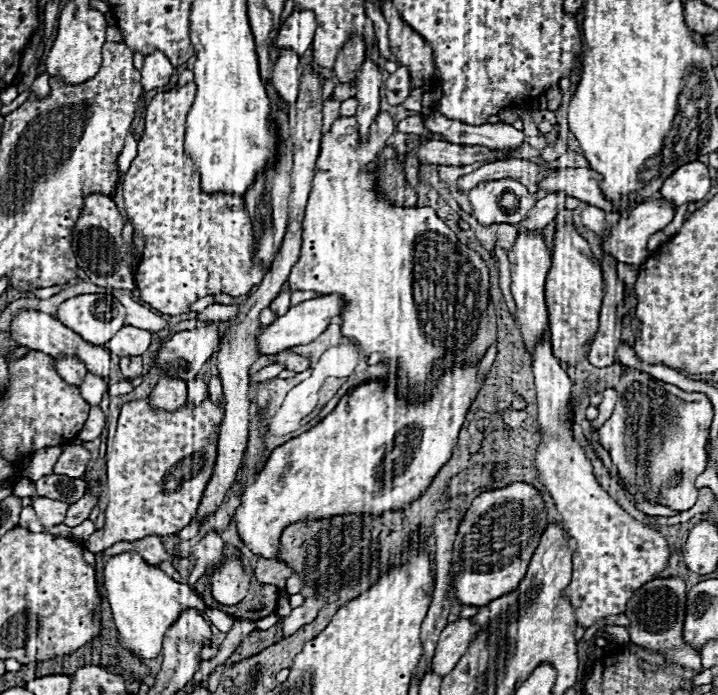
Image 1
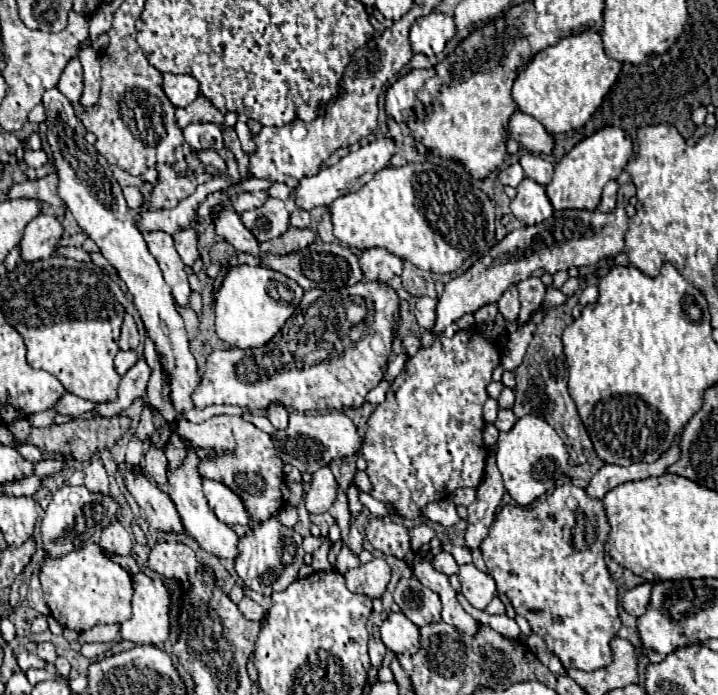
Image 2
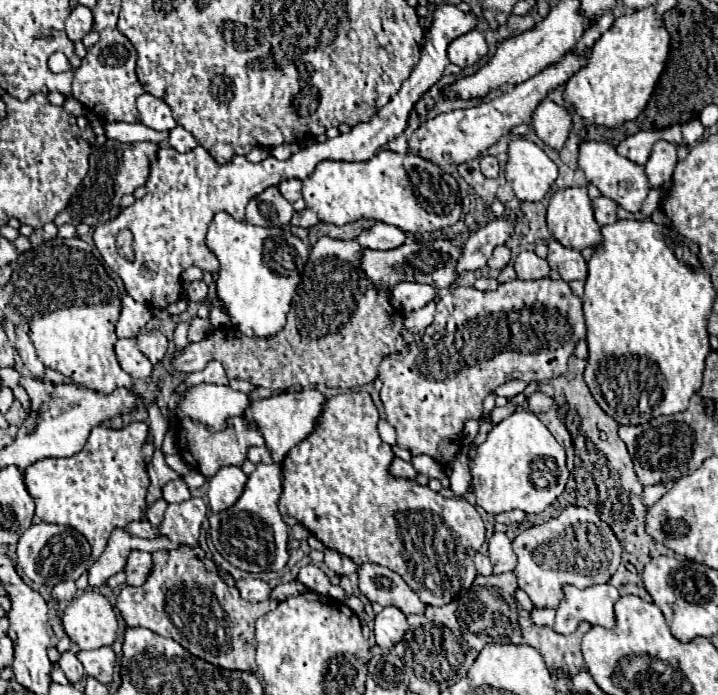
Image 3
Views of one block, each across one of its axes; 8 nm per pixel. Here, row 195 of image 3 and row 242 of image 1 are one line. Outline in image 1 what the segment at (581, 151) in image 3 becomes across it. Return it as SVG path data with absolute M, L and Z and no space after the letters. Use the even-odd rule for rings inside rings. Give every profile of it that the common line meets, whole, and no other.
M658 198L658 200L654 200L652 204L644 202L644 204L634 206L626 218L622 216L620 222L610 228L610 234L604 238L602 250L604 250L606 254L614 256L618 262L640 266L640 264L648 258L646 244L648 244L650 236L652 236L654 232L658 232L660 228L664 228L664 226L674 218L674 210L676 210L676 206L674 206L670 200L664 200L664 198Z

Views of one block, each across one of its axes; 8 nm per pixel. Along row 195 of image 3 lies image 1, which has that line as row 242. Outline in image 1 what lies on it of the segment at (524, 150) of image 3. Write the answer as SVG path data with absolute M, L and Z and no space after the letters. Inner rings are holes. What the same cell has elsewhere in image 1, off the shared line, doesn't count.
M520 230L518 238L512 246L512 250L508 252L508 260L510 260L510 272L512 272L512 296L518 308L518 328L522 332L524 338L524 346L528 352L534 350L536 340L540 340L540 336L548 330L548 310L546 310L546 302L544 302L544 282L546 282L546 274L550 270L550 258L552 252L548 250L544 236L534 230Z

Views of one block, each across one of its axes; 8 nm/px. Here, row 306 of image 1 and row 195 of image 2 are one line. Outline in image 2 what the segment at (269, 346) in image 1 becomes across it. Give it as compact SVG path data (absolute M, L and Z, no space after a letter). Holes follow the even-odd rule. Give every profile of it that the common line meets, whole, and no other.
M380 138L376 142L360 146L356 152L350 152L348 156L340 158L334 166L326 166L314 176L304 176L304 180L300 180L298 186L290 194L294 204L296 204L296 208L312 210L316 206L330 206L338 196L344 196L344 194L354 192L354 190L360 190L366 182L370 182L374 178L376 172L380 172L382 168L386 168L390 164L390 158L396 154L396 150L398 148L396 148L396 144L392 140Z

